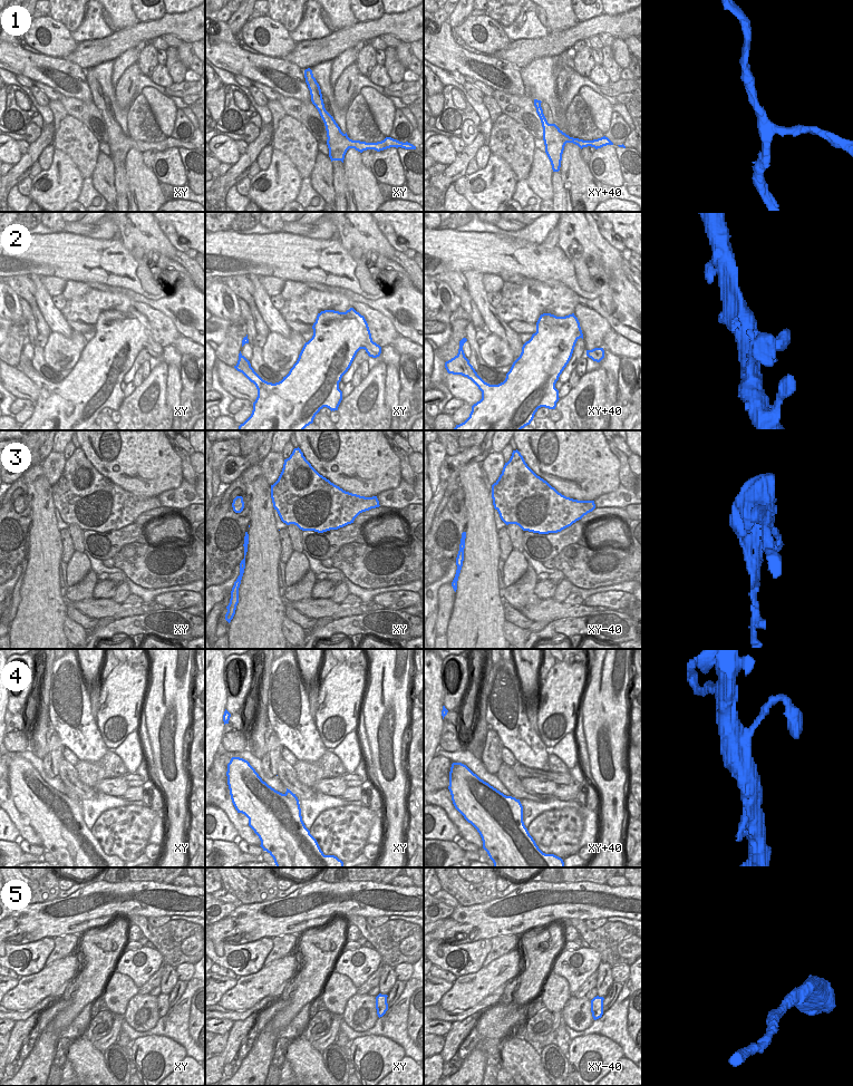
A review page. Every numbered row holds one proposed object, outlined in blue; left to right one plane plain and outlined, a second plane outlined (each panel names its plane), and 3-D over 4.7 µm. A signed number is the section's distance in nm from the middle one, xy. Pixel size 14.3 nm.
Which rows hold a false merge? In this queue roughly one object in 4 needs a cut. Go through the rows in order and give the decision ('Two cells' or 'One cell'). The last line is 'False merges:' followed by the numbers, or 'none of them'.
1: One cell
2: One cell
3: One cell
4: One cell
5: One cell
False merges: none of them.

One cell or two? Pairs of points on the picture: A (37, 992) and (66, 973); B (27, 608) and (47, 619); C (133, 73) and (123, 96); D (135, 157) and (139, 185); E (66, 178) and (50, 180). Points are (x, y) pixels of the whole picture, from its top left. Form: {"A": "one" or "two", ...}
{"A": "one", "B": "one", "C": "one", "D": "one", "E": "one"}

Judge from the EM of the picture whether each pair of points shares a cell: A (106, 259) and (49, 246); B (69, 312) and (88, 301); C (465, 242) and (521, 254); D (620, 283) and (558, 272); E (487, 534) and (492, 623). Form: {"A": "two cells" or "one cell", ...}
{"A": "one cell", "B": "one cell", "C": "one cell", "D": "two cells", "E": "one cell"}

